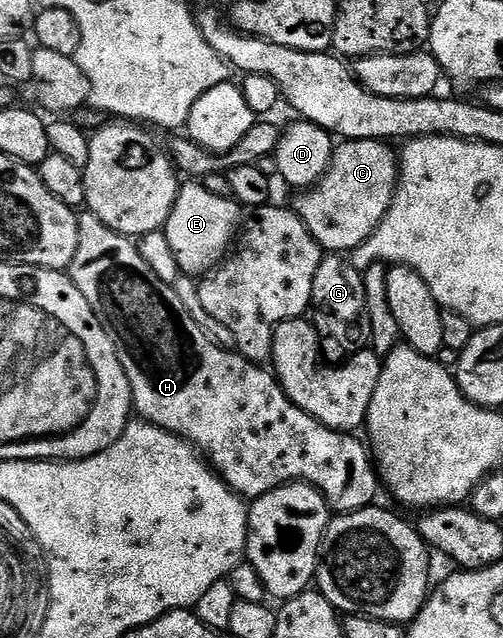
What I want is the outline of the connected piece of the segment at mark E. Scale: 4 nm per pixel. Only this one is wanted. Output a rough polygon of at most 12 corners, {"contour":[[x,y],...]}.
{"contour":[[201,182],[179,190],[164,230],[181,274],[226,258],[240,227],[234,199]]}

